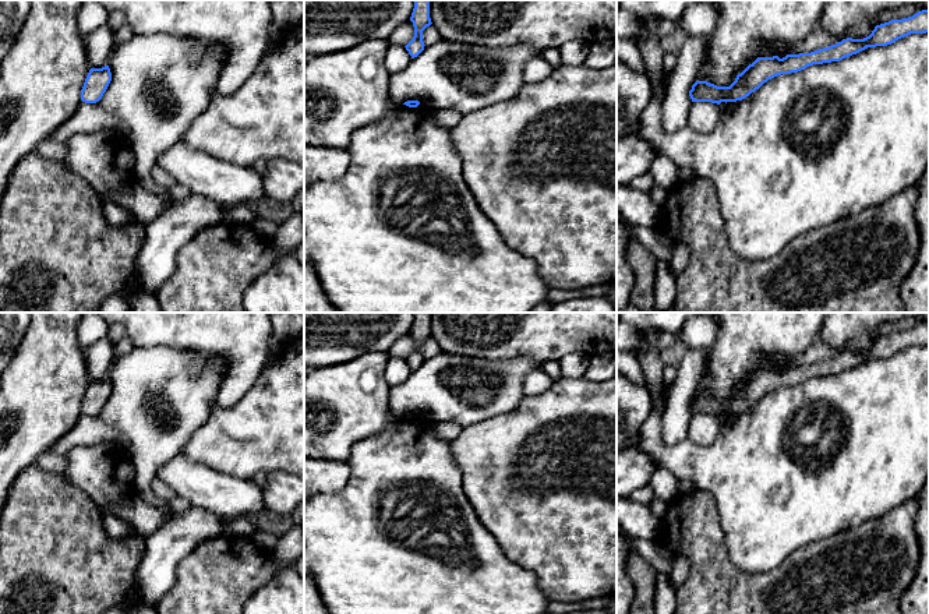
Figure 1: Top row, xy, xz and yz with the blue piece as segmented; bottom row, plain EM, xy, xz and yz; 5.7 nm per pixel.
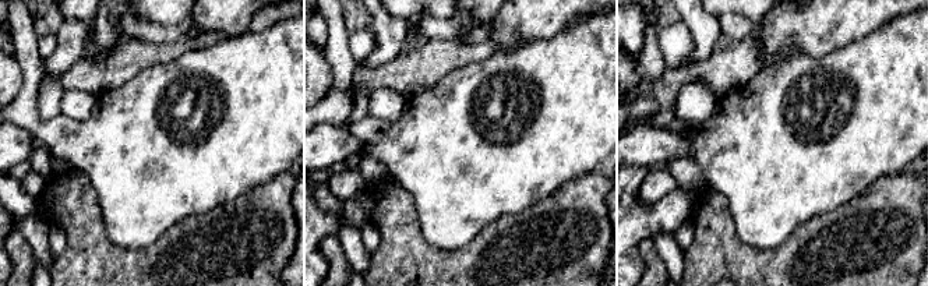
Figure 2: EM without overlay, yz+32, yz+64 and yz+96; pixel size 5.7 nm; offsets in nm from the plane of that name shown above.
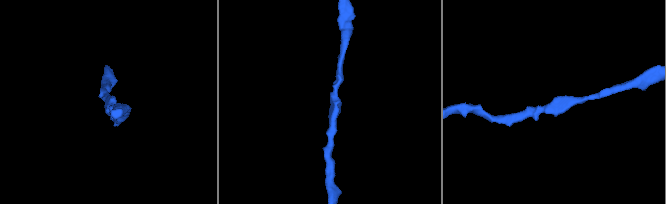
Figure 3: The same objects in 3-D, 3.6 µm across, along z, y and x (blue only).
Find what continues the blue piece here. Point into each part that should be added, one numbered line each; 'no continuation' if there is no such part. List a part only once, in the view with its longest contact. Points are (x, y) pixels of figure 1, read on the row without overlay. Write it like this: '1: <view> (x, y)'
no continuation

